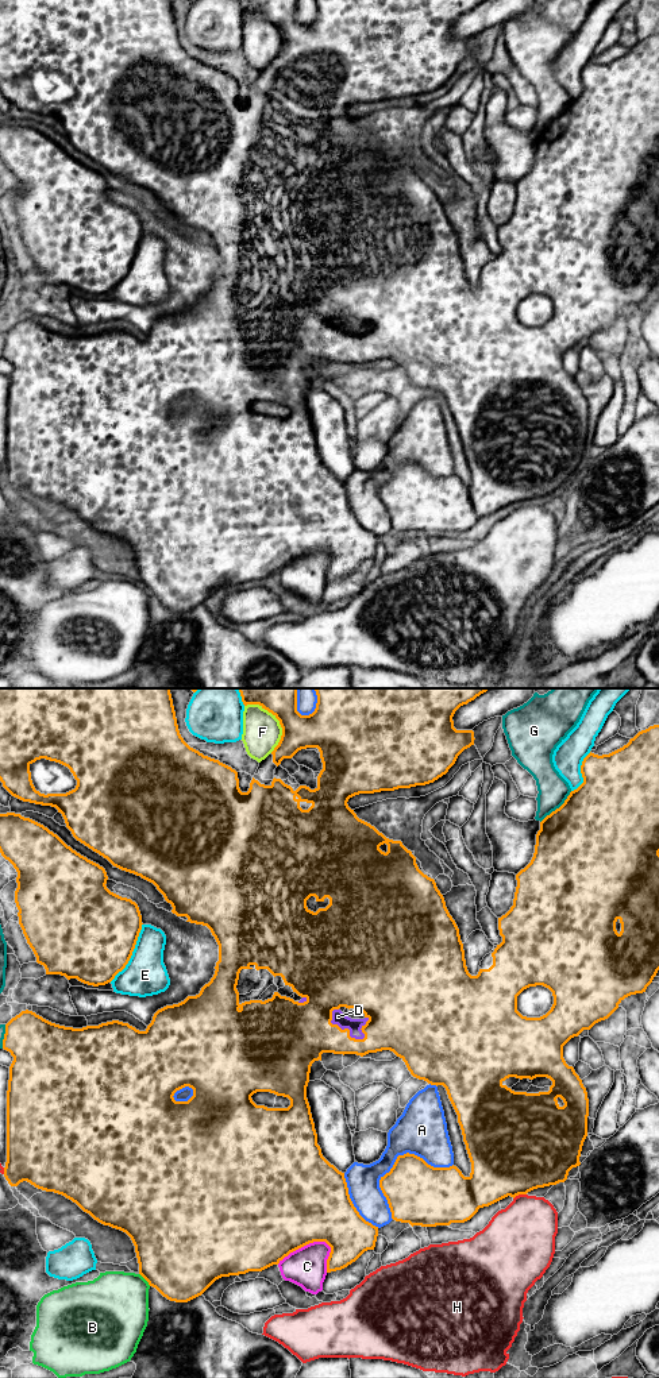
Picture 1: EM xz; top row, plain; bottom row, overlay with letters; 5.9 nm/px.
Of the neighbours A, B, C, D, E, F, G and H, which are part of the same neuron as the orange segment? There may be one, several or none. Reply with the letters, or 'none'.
D

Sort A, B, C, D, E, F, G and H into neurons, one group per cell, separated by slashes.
A / B / C / D / E / F / G / H

